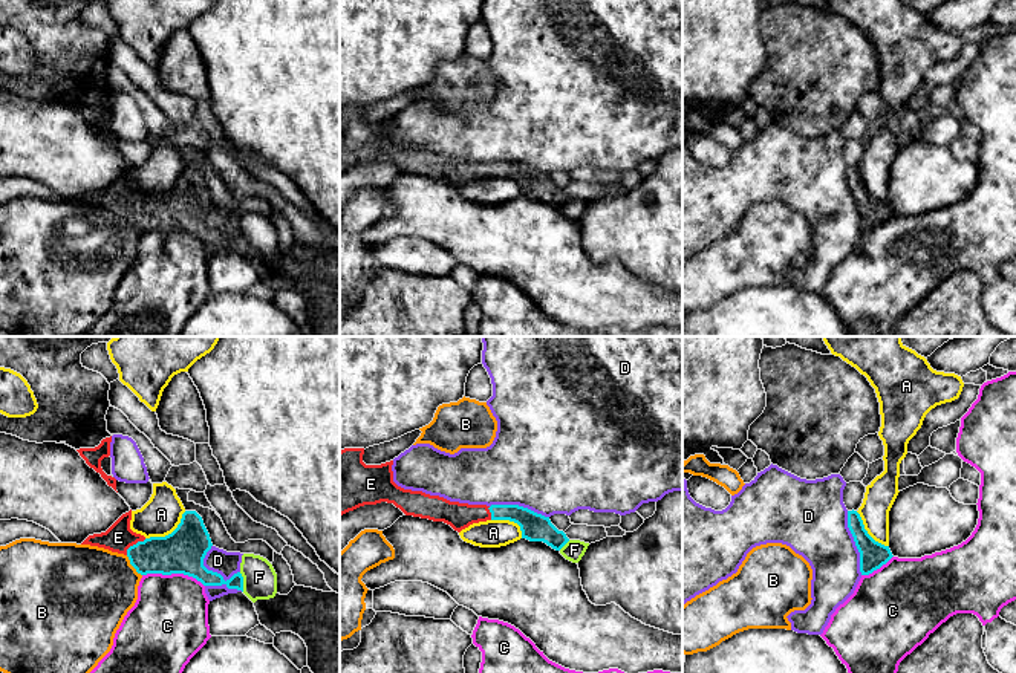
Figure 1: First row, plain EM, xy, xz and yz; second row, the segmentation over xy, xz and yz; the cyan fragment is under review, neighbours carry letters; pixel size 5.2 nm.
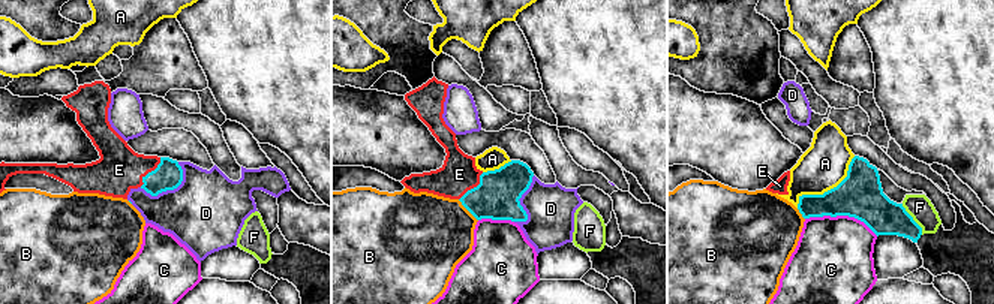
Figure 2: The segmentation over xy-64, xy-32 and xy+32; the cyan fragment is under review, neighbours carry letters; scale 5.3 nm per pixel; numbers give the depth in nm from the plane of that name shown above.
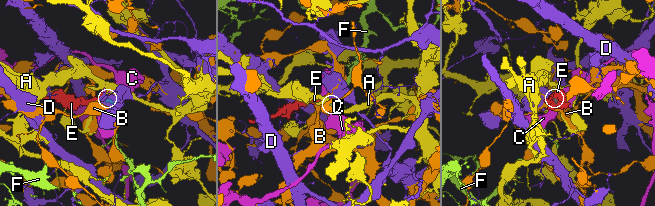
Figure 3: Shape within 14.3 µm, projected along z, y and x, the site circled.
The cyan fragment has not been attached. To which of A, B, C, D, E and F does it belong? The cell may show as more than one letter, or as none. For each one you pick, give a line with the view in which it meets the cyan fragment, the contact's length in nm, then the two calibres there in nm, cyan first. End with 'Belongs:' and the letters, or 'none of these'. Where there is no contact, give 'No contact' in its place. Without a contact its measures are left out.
E: Touches cyan in xy. Shared border 140 nm. Thickness 220 nm (cyan) against 150 nm
Belongs: E

